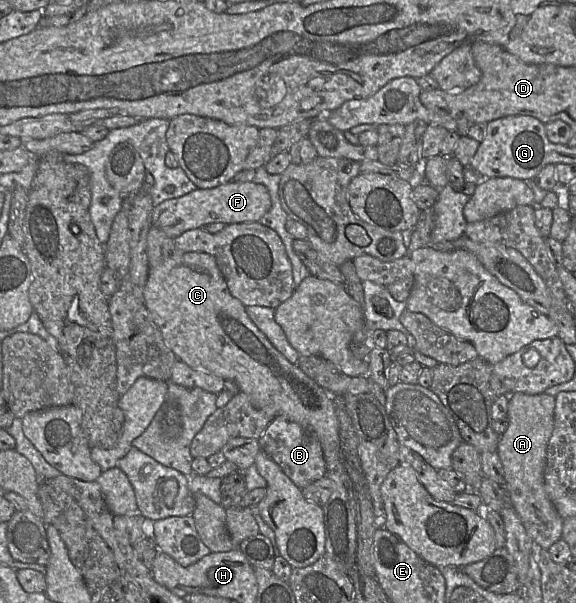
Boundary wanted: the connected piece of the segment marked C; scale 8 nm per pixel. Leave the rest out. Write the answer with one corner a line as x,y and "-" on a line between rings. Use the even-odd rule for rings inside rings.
187,252
180,256
171,256
161,265
149,268
144,288
144,305
176,359
194,370
213,374
225,381
233,381
249,397
254,407
270,417
284,416
298,423
308,435
320,442
326,469
338,468
342,452
333,396
296,364
290,363
255,326
245,306
230,294
214,257
203,252

